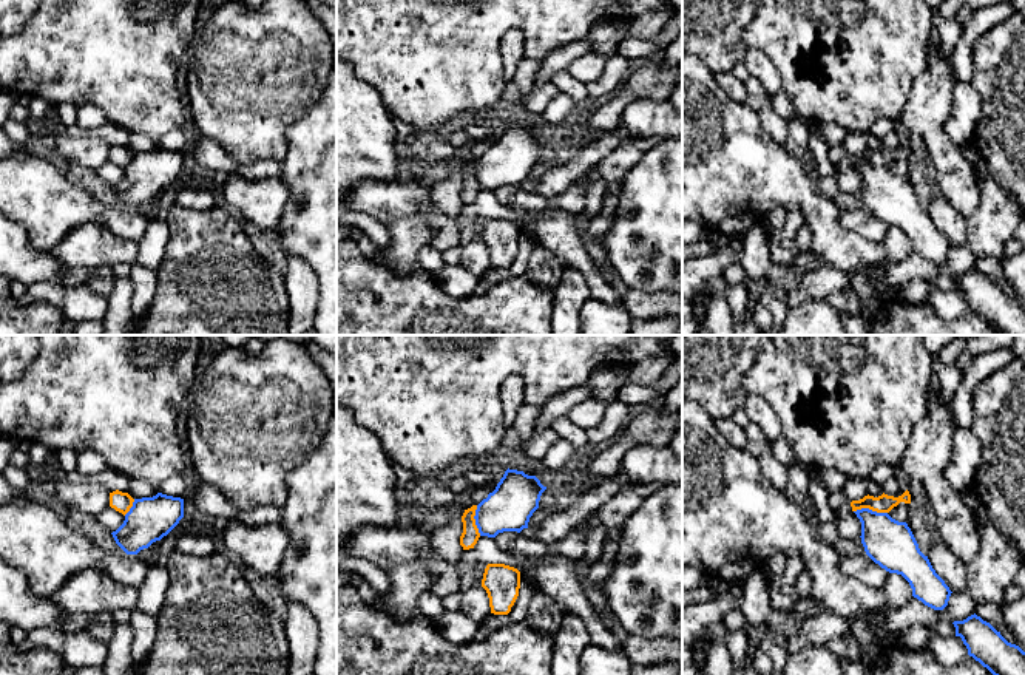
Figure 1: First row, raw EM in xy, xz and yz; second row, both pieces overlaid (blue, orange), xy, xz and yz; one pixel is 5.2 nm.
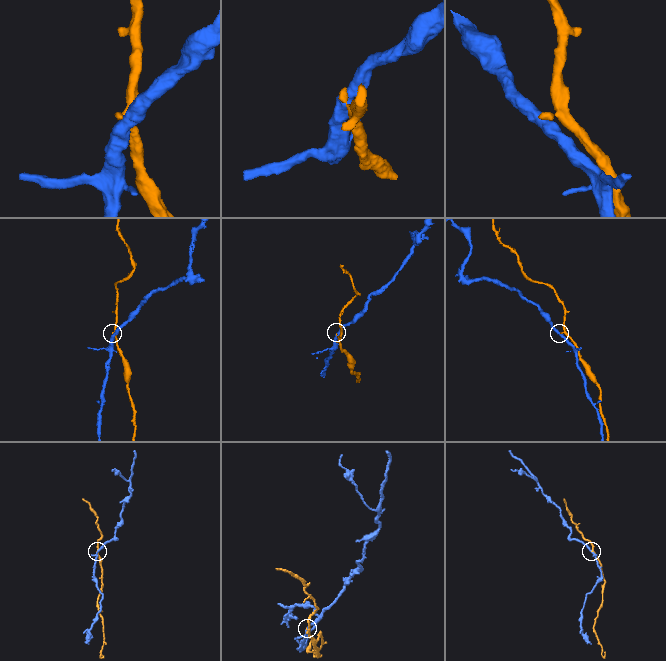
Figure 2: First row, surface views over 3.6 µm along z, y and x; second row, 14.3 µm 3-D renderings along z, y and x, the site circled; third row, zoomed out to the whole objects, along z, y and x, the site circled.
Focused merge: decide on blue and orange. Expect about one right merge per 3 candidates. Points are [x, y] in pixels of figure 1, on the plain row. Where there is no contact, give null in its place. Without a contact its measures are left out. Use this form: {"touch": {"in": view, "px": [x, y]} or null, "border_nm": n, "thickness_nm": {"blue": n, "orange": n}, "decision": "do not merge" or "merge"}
{"touch": {"in": "yz", "px": [871, 164]}, "border_nm": 180, "thickness_nm": {"blue": 260, "orange": 100}, "decision": "do not merge"}

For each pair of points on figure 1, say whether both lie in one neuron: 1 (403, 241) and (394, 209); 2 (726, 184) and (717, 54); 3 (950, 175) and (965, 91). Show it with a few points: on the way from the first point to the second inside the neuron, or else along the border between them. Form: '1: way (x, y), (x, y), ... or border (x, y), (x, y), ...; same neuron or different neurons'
1: border (388, 226), (405, 218), (425, 217), (433, 230); different neurons
2: border (698, 56), (713, 74); different neurons
3: border (950, 107), (943, 128), (960, 147); different neurons

